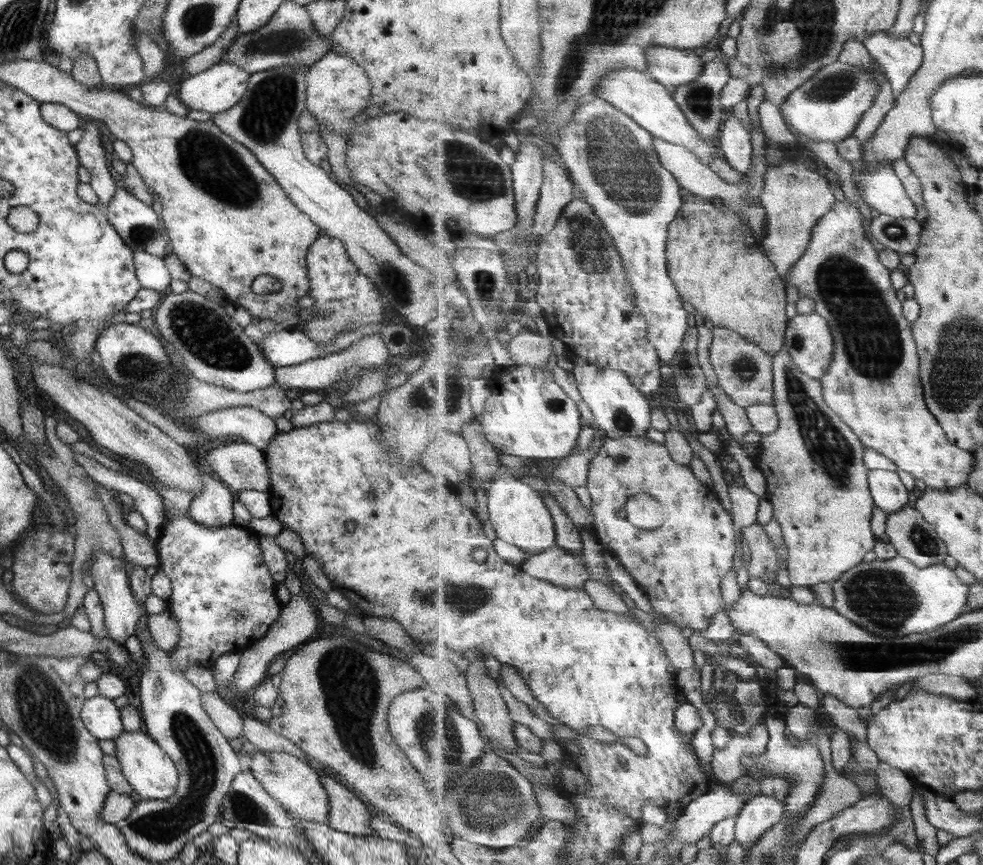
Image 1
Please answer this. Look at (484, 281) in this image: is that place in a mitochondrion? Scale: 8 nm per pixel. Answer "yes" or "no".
yes

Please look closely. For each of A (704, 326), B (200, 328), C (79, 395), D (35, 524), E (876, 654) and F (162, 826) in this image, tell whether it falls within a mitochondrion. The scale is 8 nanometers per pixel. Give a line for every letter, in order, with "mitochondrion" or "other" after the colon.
A: other
B: mitochondrion
C: other
D: other
E: mitochondrion
F: mitochondrion

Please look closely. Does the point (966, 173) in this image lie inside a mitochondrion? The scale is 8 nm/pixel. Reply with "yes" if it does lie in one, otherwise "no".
no

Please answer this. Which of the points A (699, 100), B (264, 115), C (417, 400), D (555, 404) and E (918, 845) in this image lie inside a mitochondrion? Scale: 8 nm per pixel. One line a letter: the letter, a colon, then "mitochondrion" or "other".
A: mitochondrion
B: mitochondrion
C: mitochondrion
D: mitochondrion
E: other

